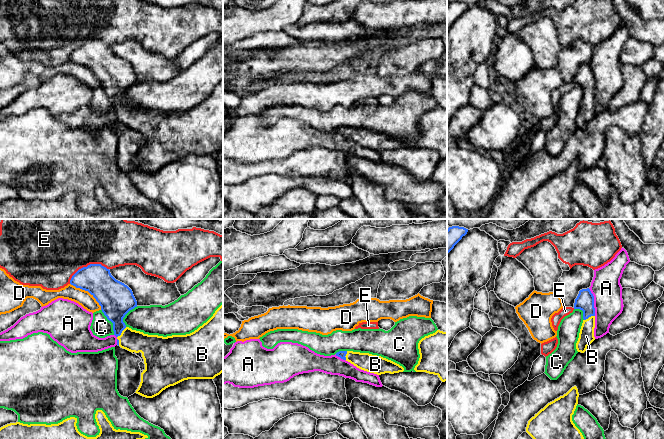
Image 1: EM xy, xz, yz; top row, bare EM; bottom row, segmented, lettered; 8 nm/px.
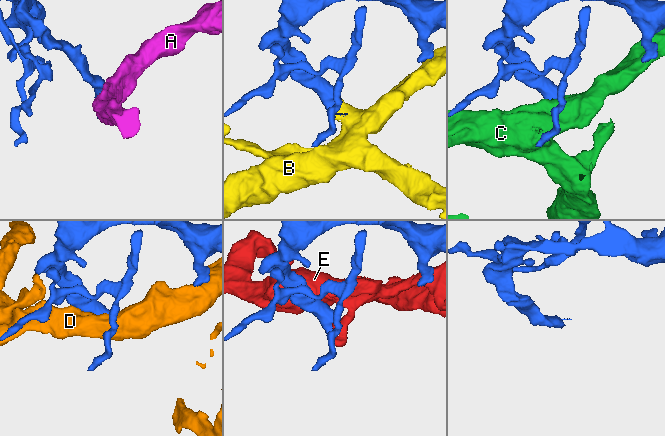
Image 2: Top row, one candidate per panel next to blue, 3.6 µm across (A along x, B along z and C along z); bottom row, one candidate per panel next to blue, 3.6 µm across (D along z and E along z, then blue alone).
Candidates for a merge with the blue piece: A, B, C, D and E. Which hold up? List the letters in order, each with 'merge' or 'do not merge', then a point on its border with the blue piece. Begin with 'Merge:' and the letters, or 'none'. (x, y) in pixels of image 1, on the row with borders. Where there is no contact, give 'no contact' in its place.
Merge: B
A: do not merge | yz (593, 302)
B: merge | xy (118, 335)
C: do not merge | xy (111, 321)
D: do not merge | xy (88, 291)
E: do not merge | xy (87, 266)

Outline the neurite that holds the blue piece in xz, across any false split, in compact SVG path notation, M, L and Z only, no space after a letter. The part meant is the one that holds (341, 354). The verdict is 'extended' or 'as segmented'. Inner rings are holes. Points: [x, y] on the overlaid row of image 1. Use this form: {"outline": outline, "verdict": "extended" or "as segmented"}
{"outline": "M339 351L336 353L336 356L350 362L361 370L377 375L385 373L394 374L404 371L404 368L399 364L381 356L372 355L369 353Z", "verdict": "extended"}

